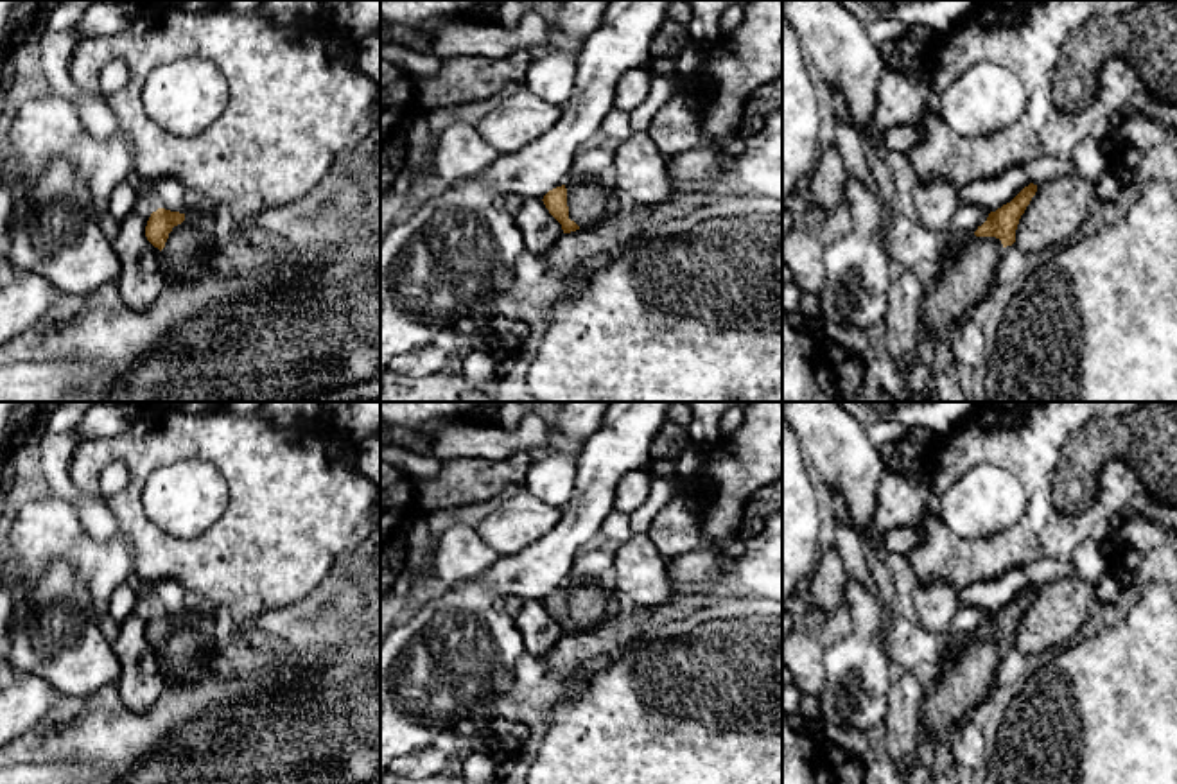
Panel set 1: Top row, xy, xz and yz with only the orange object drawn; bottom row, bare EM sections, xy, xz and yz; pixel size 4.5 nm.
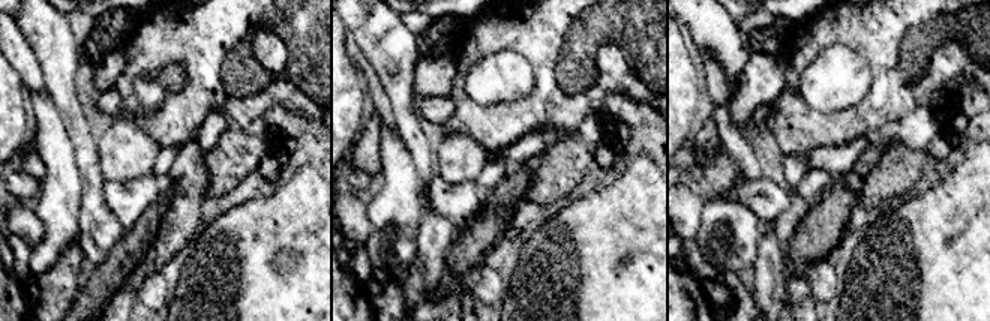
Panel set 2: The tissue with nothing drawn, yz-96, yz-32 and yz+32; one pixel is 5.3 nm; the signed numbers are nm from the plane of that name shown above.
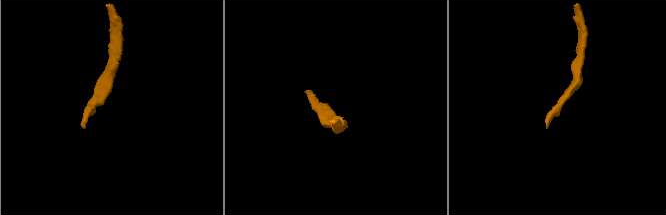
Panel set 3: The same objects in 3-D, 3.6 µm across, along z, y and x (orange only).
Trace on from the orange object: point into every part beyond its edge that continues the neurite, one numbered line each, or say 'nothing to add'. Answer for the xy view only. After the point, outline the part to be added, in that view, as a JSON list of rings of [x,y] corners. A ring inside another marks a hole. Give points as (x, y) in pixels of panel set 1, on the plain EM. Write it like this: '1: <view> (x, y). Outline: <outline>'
1: xy (185, 650). Outline: [[[187,623],[174,628],[160,653],[161,671],[167,676],[181,678],[196,669],[206,669],[206,642]]]

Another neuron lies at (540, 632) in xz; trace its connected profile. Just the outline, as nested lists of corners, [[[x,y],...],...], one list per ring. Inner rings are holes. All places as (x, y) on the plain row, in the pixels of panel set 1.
[[[524,601],[515,623],[524,639],[524,649],[531,655],[547,655],[563,635],[542,601]]]

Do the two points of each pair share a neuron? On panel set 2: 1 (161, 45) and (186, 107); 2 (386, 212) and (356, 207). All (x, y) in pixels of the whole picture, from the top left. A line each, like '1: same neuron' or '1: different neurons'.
1: same neuron
2: different neurons

